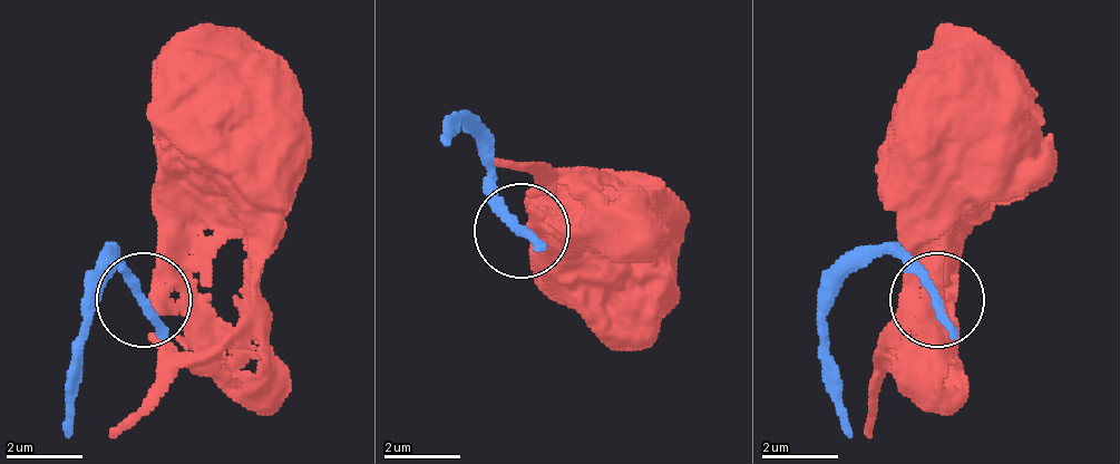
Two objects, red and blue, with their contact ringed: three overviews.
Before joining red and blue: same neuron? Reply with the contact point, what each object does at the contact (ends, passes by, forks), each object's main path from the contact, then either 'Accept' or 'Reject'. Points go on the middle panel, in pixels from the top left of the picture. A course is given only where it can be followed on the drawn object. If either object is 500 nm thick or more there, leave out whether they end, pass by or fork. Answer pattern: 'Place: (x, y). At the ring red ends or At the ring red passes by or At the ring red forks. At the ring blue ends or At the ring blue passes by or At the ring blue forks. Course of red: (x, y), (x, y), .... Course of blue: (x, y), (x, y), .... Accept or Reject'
Place: (522, 231). At the ring red ends. At the ring blue passes by. Course of red: (528, 233), (623, 242), (623, 252), (595, 261). Course of blue: (518, 233), (490, 185), (471, 128), (461, 118), (442, 147). Reject

